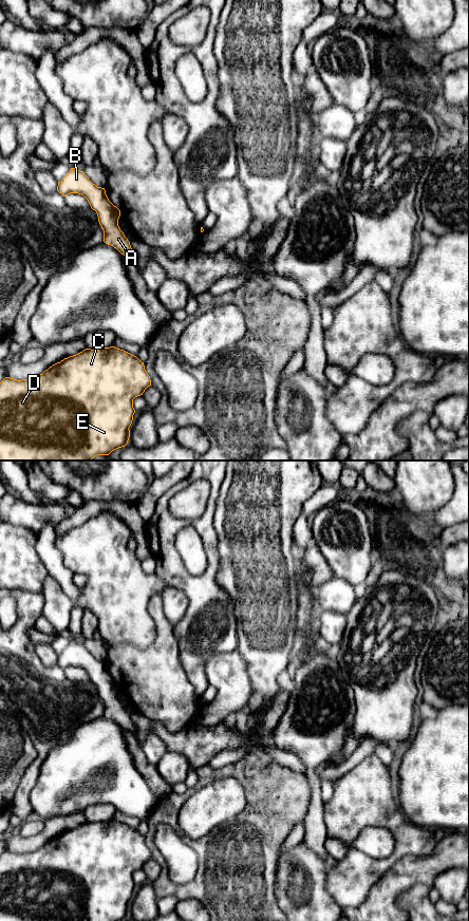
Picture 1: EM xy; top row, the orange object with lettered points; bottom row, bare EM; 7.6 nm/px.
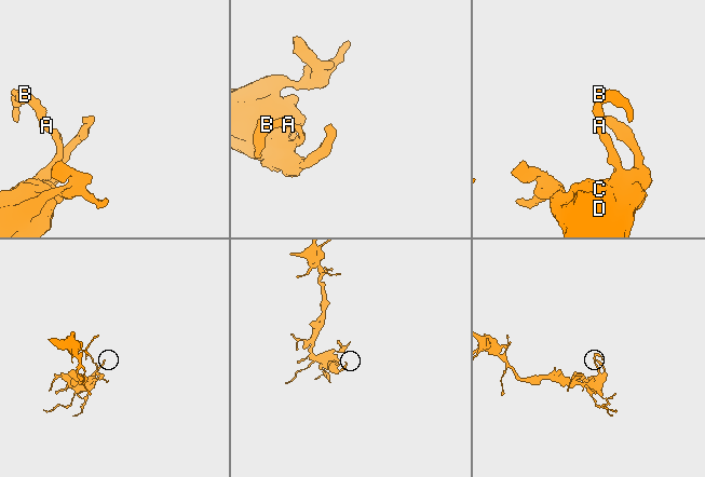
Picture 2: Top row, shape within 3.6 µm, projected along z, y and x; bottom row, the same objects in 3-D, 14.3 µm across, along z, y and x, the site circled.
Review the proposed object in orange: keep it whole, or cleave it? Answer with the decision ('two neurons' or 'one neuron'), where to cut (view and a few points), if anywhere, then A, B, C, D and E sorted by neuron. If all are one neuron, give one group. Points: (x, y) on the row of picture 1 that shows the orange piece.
one neuron; no cut; A B C D E

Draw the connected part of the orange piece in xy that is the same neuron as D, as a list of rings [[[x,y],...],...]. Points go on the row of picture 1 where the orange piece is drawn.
[[[115,346],[91,350],[64,358],[31,379],[17,380],[5,377],[0,382],[0,460],[91,460],[97,455],[109,455],[112,451],[125,447],[130,437],[130,426],[135,410],[133,399],[143,395],[151,386],[151,379],[145,370],[144,362],[136,356]]]

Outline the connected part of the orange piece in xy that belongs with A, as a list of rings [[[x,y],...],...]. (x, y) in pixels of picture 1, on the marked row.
[[[71,168],[58,182],[57,191],[63,196],[70,193],[83,195],[97,213],[98,222],[104,230],[104,242],[116,248],[135,264],[136,255],[118,226],[120,210],[109,201],[105,188],[93,184],[83,171]]]

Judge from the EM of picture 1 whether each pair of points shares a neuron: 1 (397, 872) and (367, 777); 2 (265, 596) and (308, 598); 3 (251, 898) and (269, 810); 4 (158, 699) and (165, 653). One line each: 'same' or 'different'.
1: different
2: different
3: same
4: same

